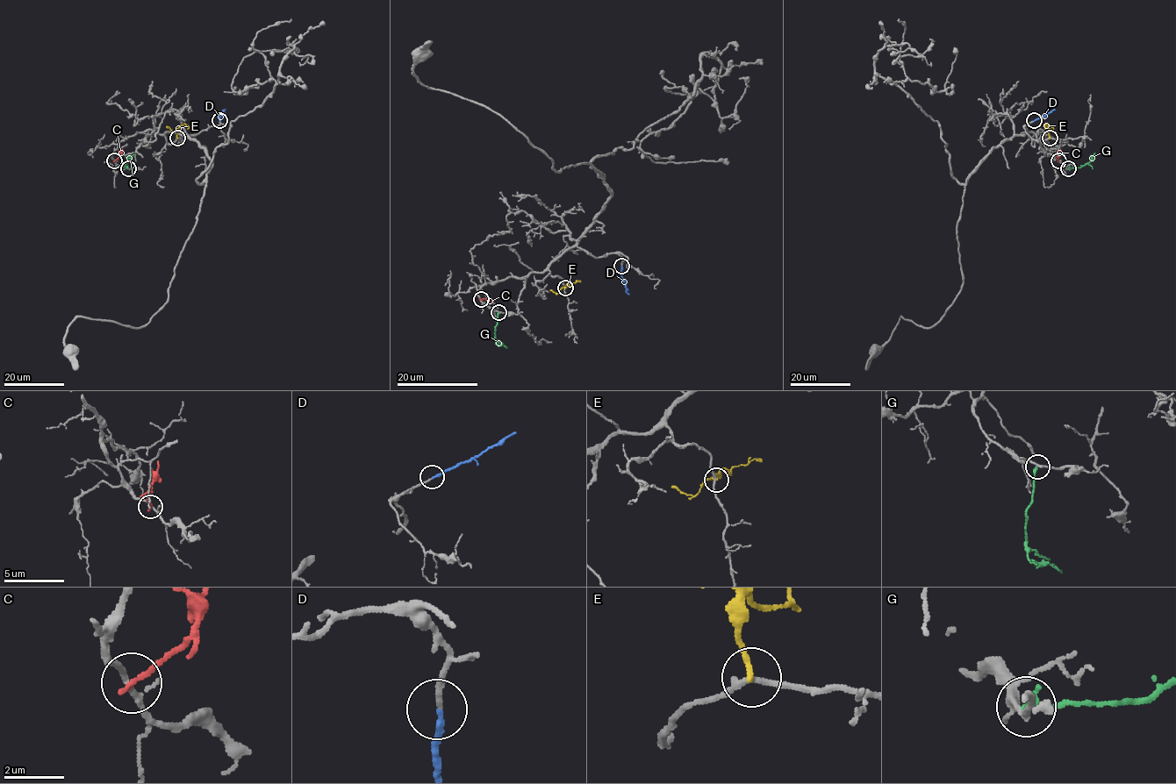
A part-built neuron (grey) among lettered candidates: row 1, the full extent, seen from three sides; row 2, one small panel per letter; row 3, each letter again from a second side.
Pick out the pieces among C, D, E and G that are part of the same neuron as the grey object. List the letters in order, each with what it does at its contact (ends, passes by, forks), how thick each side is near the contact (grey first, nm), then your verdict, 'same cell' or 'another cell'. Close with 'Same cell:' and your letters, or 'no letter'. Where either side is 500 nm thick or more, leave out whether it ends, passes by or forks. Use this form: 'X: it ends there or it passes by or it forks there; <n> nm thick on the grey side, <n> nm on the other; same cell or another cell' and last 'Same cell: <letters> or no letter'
C: it ends there; 140 nm thick on the grey side, 190 nm on the other; another cell
D: it ends there; 190 nm thick on the grey side, 200 nm on the other; same cell
E: it ends there; 190 nm thick on the grey side, 190 nm on the other; another cell
G: it ends there; 180 nm thick on the grey side, 260 nm on the other; another cell
Same cell: D

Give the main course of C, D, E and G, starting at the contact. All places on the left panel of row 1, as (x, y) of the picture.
C: (114, 160), (123, 149)
D: (219, 121), (225, 110)
E: (177, 138), (178, 129), (183, 124), (189, 126), (187, 129)
G: (128, 167), (125, 166), (133, 153)

